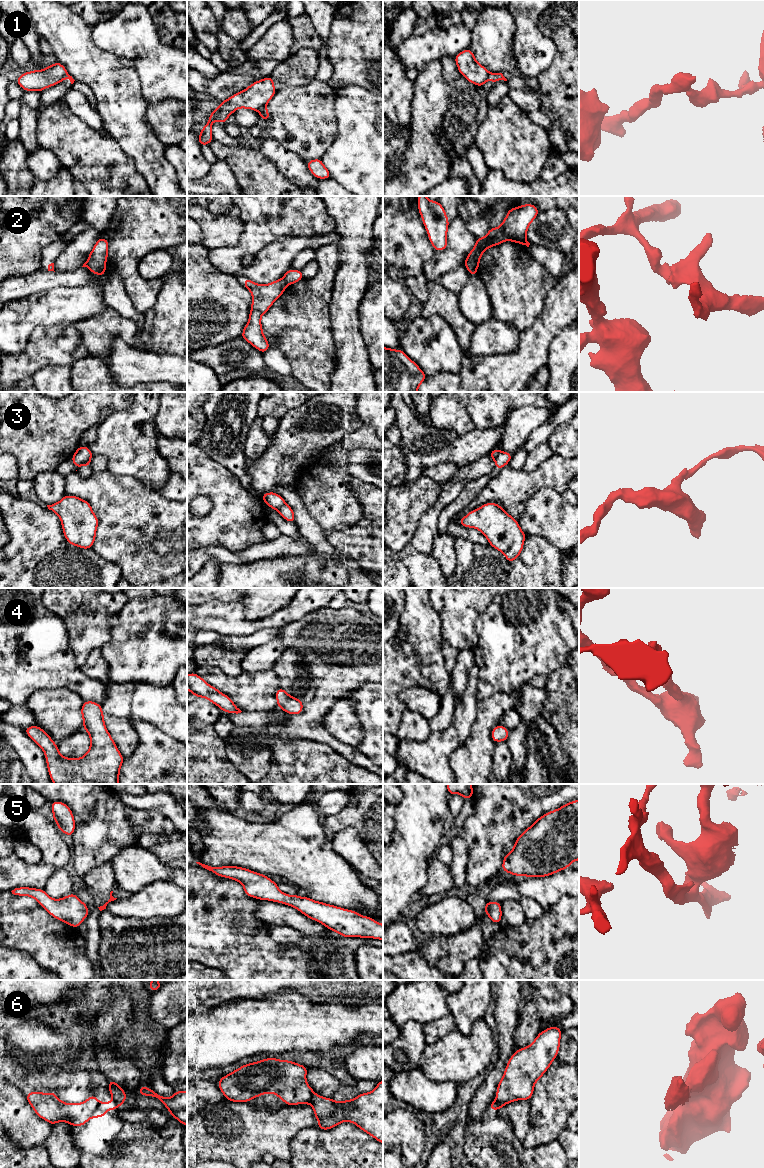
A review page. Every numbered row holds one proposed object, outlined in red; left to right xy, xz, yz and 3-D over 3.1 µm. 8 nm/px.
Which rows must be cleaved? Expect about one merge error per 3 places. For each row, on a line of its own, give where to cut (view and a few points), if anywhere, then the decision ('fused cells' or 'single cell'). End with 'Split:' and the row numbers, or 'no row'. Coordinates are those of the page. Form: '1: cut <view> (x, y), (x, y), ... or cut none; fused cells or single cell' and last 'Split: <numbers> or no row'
1: cut xz (264, 106), (258, 110); fused cells
2: cut xz (282, 278), (287, 284); fused cells
3: cut yz (500, 451), (494, 459); fused cells
4: cut none; single cell
5: cut none; single cell
6: cut xz (314, 1093), (309, 1102); fused cells
Split: 1, 2, 3, 6

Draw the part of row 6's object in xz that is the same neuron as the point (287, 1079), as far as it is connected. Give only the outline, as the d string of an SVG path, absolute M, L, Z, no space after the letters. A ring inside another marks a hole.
M265 1058L220 1078L218 1087L232 1102L249 1102L272 1093L289 1106L309 1104L314 1091L306 1081L307 1071L304 1065L290 1060Z

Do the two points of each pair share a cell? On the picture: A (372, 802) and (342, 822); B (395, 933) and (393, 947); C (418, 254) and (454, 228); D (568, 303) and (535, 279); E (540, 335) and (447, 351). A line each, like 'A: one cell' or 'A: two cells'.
A: one cell
B: one cell
C: two cells
D: two cells
E: two cells

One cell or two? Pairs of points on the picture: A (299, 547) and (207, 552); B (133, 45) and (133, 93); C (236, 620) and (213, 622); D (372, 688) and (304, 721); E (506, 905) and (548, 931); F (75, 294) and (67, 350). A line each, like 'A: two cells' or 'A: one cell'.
A: one cell
B: two cells
C: one cell
D: two cells
E: two cells
F: two cells

